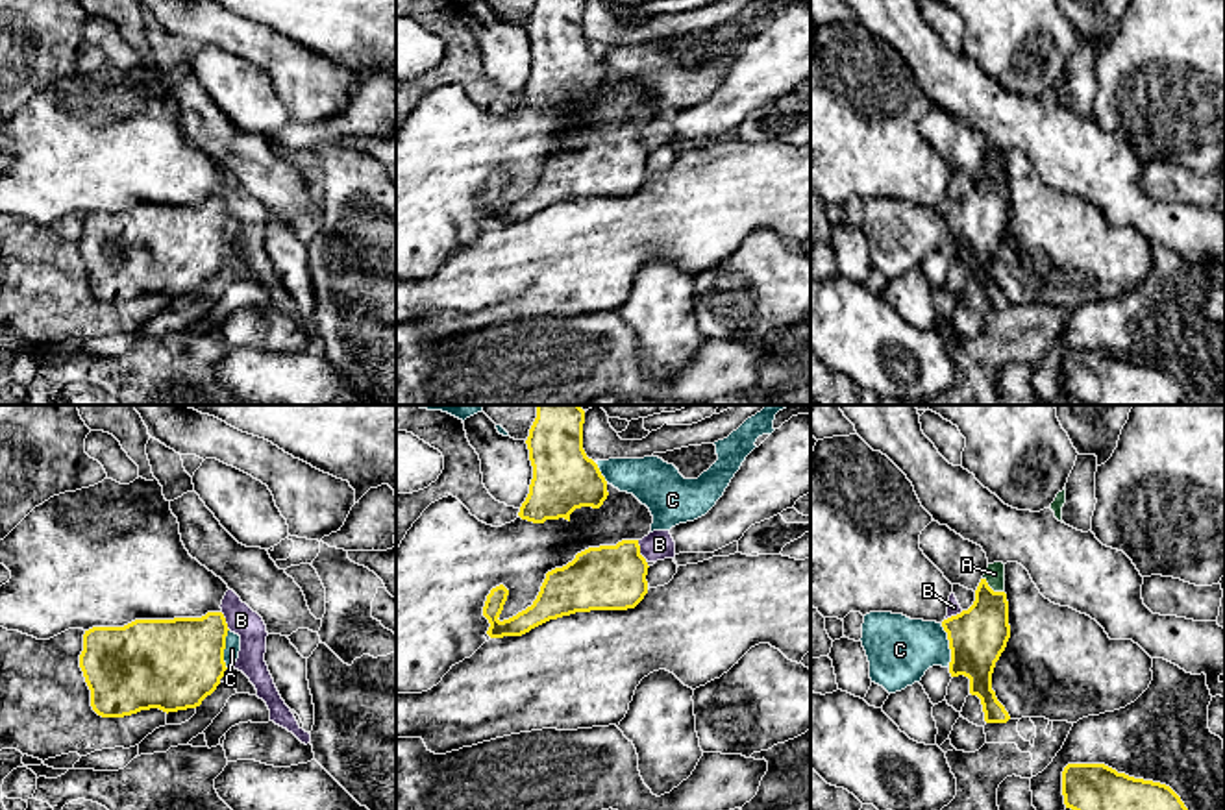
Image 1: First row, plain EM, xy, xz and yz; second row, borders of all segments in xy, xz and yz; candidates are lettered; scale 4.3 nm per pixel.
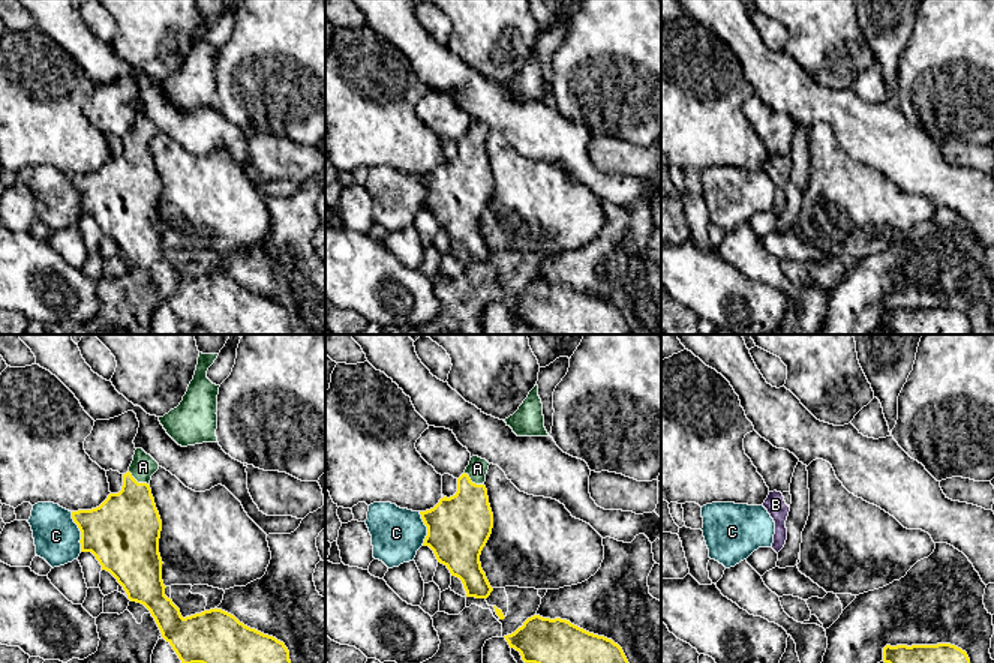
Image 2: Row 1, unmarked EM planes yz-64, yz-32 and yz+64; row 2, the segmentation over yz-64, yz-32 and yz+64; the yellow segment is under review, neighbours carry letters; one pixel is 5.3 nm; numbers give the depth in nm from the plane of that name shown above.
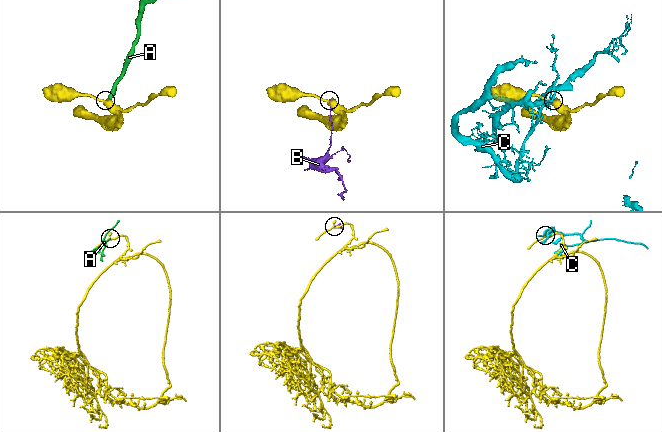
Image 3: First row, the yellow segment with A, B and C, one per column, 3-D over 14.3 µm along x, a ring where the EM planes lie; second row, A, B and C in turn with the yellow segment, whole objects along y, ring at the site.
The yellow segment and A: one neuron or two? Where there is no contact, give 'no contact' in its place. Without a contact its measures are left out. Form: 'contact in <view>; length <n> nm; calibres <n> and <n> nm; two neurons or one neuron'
contact in yz; length 120 nm; calibres 260 and 90 nm; one neuron

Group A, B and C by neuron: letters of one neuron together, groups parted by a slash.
A / B / C

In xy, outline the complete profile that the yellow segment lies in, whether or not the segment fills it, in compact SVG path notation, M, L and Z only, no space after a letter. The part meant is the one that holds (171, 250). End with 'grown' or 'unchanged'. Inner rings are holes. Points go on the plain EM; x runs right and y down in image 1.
M222 198L85 216L80 253L93 296L124 303L150 294L168 300L200 292L228 255L228 216Z | unchanged

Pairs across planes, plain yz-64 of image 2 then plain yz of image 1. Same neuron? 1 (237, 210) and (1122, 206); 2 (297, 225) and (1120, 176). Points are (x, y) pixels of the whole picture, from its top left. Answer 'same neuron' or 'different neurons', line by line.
1: different neurons
2: different neurons

